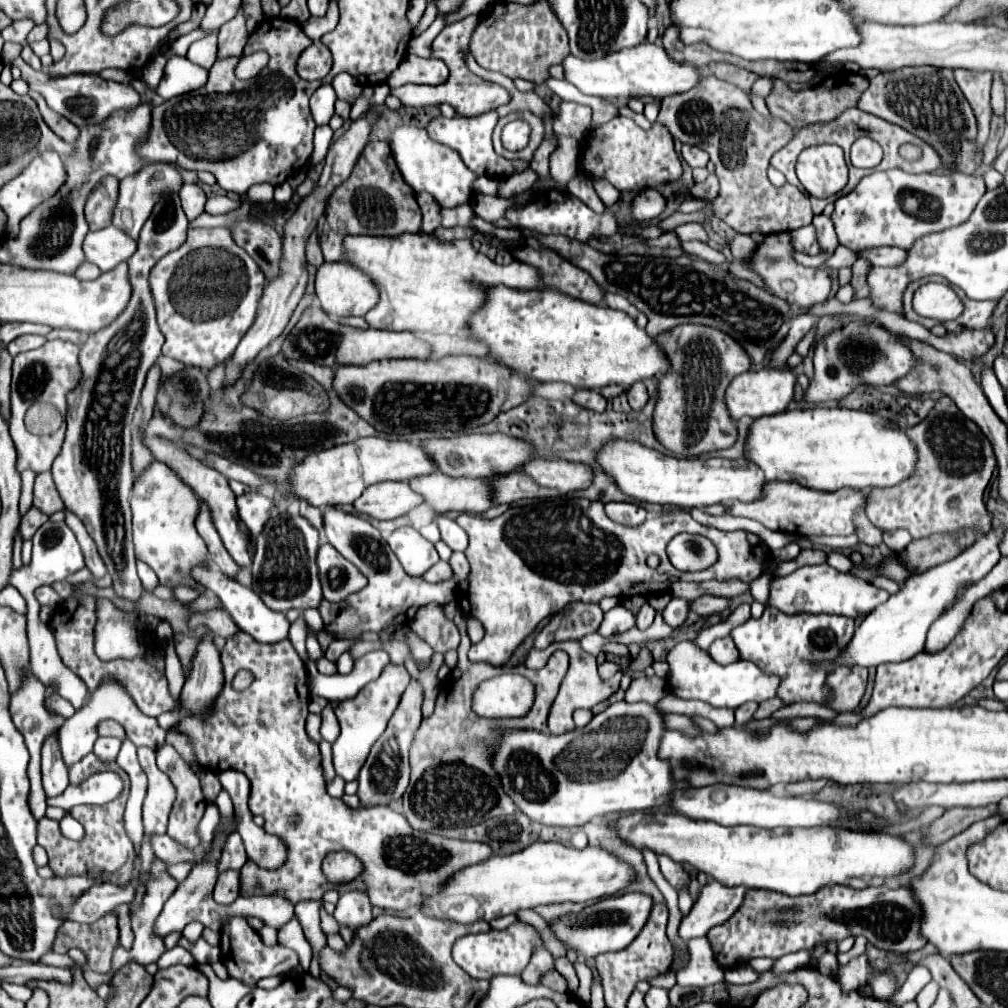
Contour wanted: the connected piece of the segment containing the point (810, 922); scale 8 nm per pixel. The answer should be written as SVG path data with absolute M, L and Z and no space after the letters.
M829 884L829 888L821 888L809 896L785 896L781 892L749 888L741 908L727 922L711 928L707 938L715 962L727 970L747 964L751 958L767 956L777 960L791 952L809 950L819 942L849 936L865 936L869 944L881 950L913 952L927 944L919 936L919 922L921 910L909 888L891 890L887 886L869 886L855 890L843 884Z

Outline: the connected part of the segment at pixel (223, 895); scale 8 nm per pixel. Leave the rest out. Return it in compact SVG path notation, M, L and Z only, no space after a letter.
M225 870L219 874L213 898L219 904L231 904L239 896L239 872L237 870Z

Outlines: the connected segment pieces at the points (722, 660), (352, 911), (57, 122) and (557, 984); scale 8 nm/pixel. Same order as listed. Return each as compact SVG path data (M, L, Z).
M719 638L719 640L715 640L713 644L711 644L711 648L709 648L709 654L713 656L713 660L715 662L719 662L719 664L733 664L733 662L737 662L739 660L739 652L737 652L737 646L733 644L733 638Z
M355 890L355 892L341 894L333 916L343 926L361 928L361 926L367 926L373 920L371 910L373 910L373 906L369 904L369 898L363 892Z
M31 92L31 96L35 98L35 102L37 102L37 106L39 106L39 112L41 112L43 120L47 122L47 126L49 126L49 128L59 136L59 138L63 138L65 142L73 144L73 140L77 140L77 132L79 132L79 128L77 128L73 122L69 122L65 116L53 112L53 110L45 104L43 96L33 94L33 92Z
M549 970L547 976L541 978L541 984L549 986L555 992L567 992L567 980L557 970Z

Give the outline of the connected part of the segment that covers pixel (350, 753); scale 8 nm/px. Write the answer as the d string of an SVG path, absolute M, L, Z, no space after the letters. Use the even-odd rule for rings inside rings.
M387 664L377 680L369 682L355 698L343 700L335 708L335 714L337 714L339 724L341 724L341 734L333 742L333 764L335 764L335 772L343 780L351 782L351 780L357 778L357 772L361 770L361 764L365 764L371 746L385 732L387 722L393 716L393 712L395 712L395 708L397 708L397 704L401 700L401 694L405 692L409 680L411 680L411 676L405 670L405 666Z

